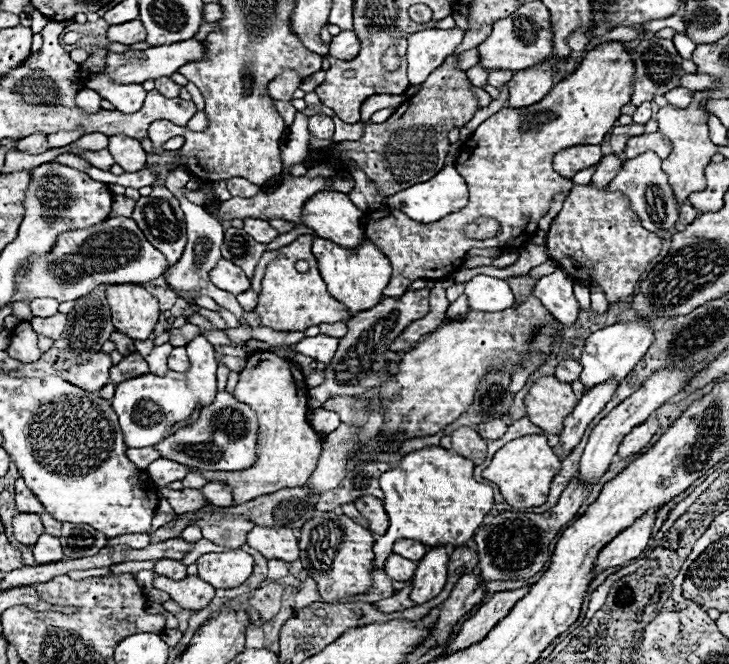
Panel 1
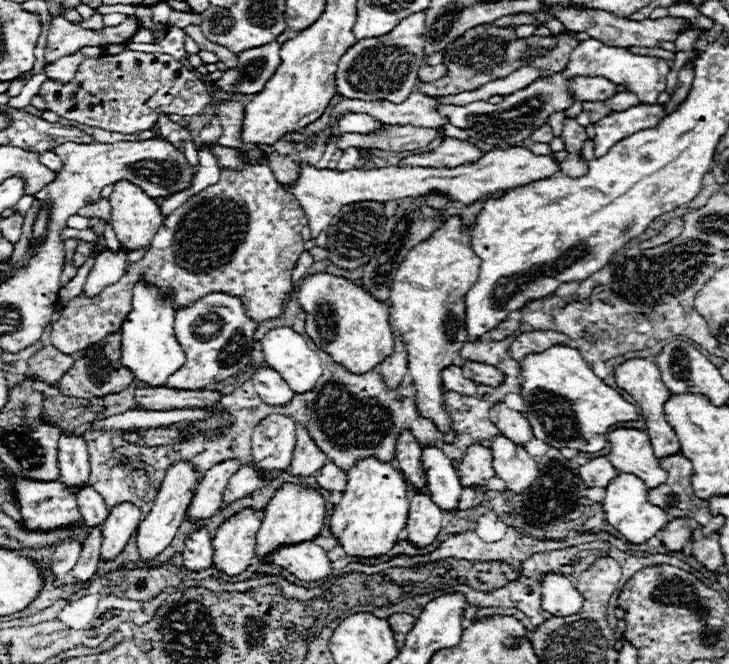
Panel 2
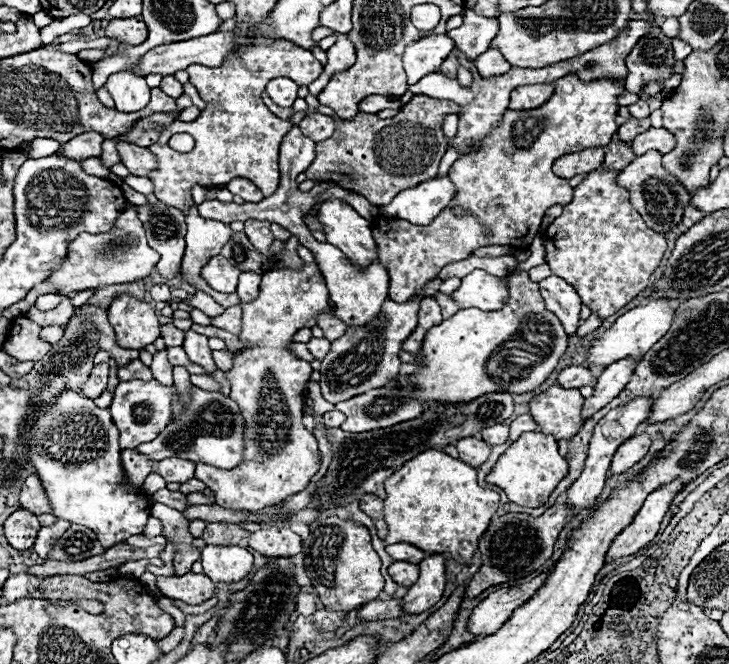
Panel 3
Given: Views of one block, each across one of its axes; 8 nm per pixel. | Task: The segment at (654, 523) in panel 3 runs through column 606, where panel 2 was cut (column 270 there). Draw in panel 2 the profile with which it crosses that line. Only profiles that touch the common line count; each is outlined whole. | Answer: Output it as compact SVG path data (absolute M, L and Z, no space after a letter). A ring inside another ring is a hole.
M310 540L300 544L280 546L270 554L268 560L276 566L286 568L304 582L318 582L332 574L332 566L326 552Z

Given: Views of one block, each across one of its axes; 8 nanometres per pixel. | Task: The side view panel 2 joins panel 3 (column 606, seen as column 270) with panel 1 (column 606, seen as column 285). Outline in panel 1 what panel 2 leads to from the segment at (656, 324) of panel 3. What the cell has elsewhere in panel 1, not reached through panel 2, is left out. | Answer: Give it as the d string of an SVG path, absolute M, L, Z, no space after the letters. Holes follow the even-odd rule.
M636 316L634 320L628 322L618 322L612 326L606 326L602 330L592 332L586 338L586 346L582 350L582 374L580 374L580 382L586 386L586 390L590 390L590 386L596 386L598 382L606 382L606 378L626 378L630 374L630 370L634 370L634 366L644 358L646 350L650 348L650 344L654 342L654 332L648 324L648 318Z

